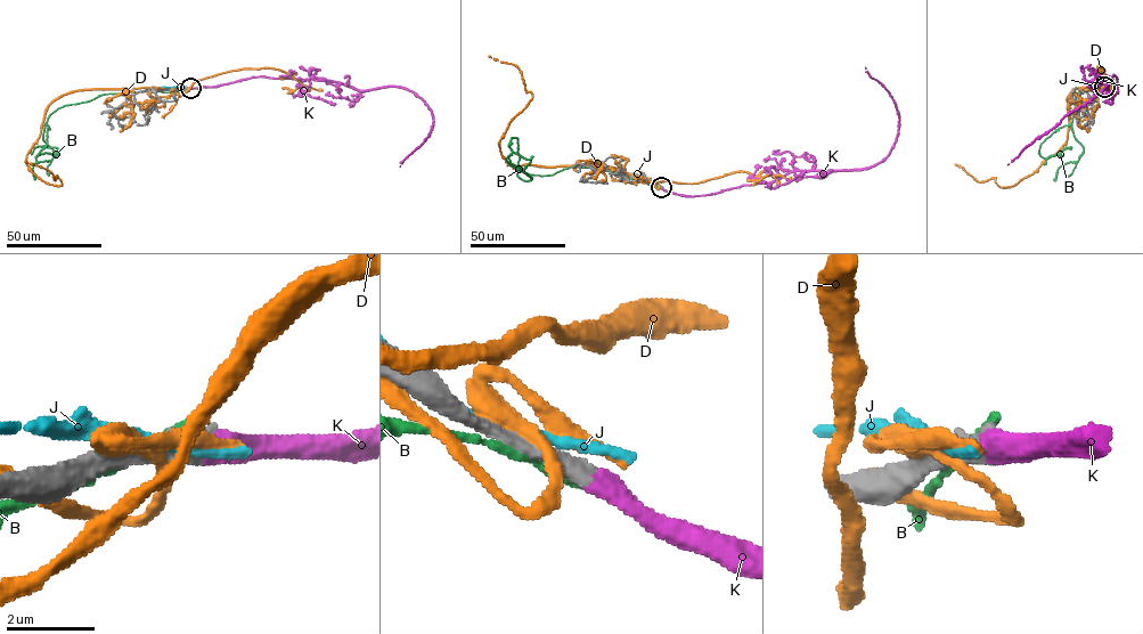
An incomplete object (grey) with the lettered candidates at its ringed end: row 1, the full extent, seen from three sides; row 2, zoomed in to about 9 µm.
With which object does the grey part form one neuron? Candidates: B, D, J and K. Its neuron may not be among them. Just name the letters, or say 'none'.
K

